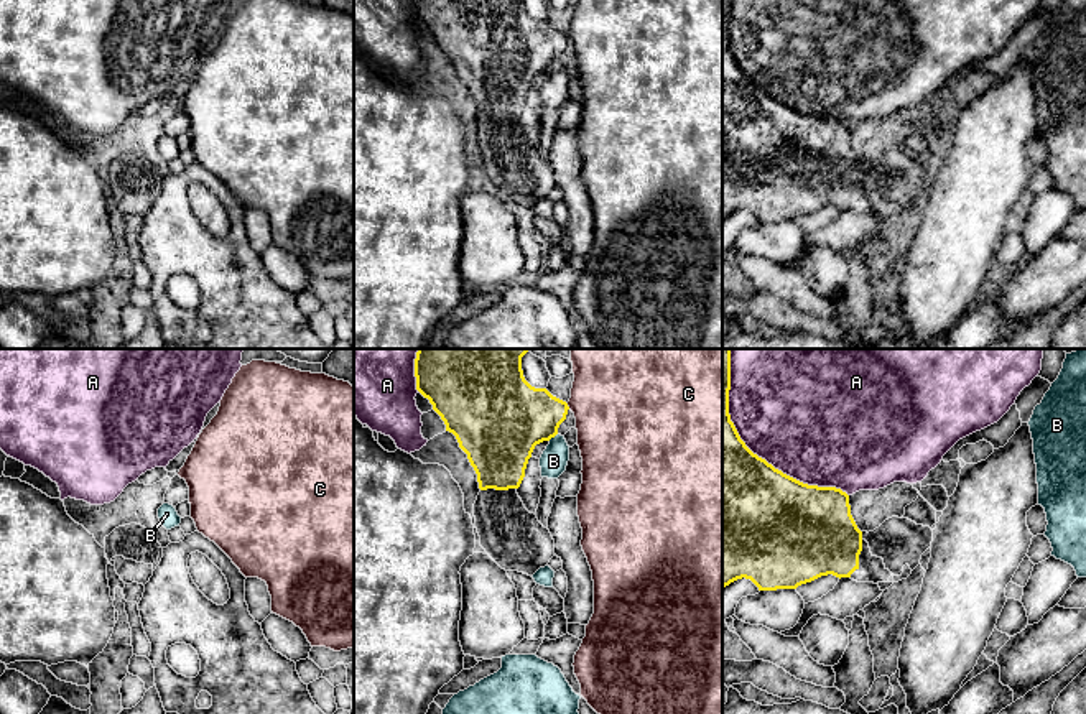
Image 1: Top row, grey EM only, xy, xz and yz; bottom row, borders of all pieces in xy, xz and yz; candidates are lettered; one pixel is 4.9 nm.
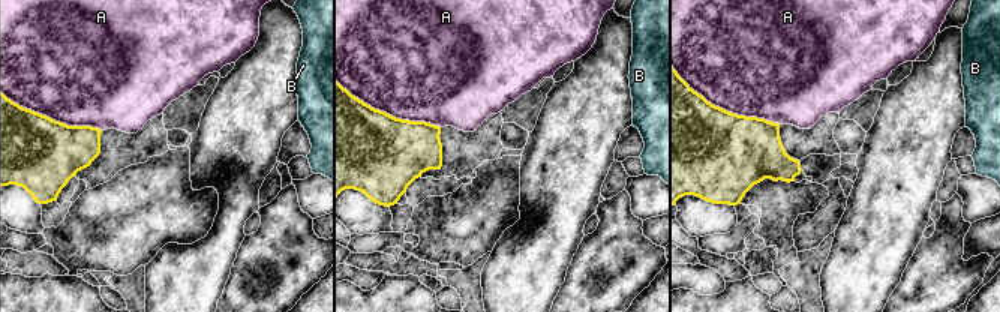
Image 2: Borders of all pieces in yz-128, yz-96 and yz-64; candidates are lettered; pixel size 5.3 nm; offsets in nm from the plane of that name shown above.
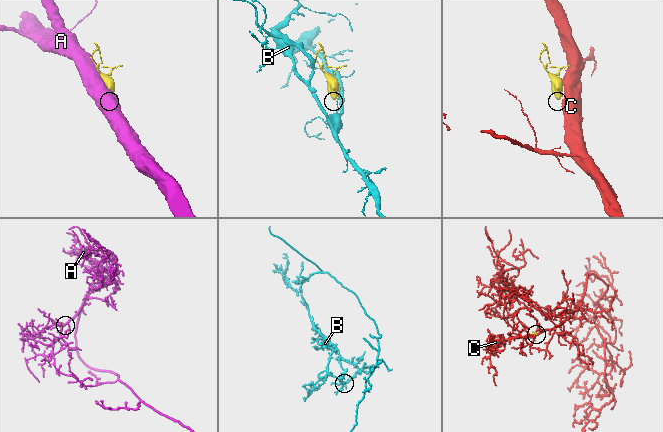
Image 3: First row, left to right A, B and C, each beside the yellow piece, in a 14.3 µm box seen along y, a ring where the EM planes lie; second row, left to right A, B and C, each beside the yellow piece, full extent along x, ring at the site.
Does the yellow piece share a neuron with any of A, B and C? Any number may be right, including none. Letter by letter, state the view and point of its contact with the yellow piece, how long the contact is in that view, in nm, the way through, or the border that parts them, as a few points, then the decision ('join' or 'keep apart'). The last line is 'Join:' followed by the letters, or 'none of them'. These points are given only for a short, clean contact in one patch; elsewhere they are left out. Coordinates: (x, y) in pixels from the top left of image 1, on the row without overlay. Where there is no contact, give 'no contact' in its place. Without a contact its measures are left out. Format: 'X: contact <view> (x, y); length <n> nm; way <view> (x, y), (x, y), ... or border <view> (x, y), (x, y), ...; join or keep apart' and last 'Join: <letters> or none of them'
A: contact yz (757, 88); length 850 nm; keep apart
B: contact xz (552, 68); length 60 nm; keep apart
C: contact xz (568, 38); length 40 nm; keep apart
Join: none of them

